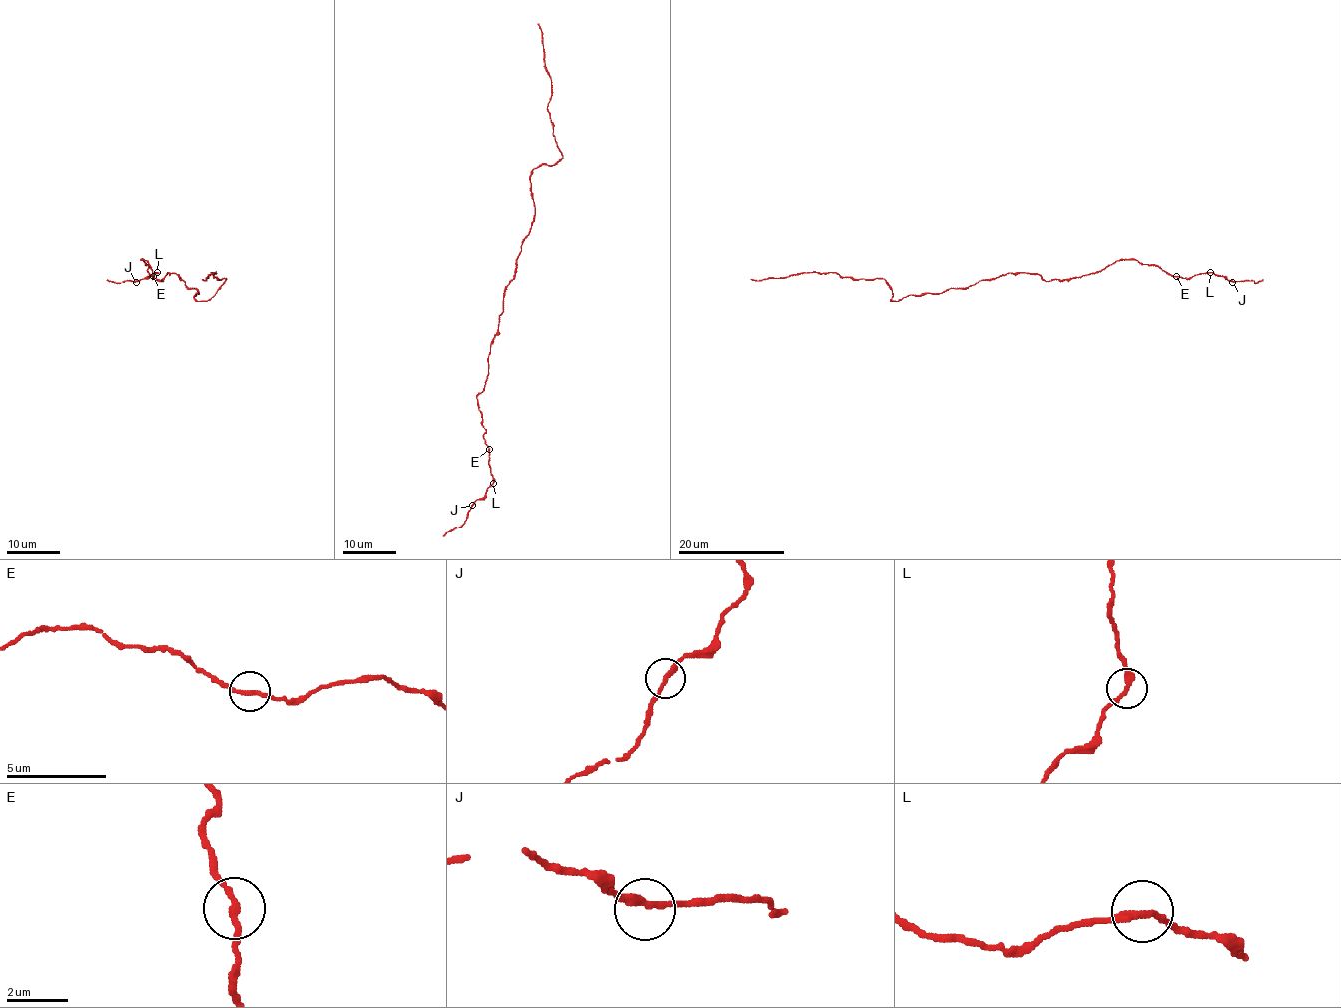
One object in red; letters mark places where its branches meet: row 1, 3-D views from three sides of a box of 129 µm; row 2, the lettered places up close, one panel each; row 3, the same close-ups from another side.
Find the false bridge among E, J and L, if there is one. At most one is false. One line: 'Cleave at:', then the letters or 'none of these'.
Cleave at: none of these

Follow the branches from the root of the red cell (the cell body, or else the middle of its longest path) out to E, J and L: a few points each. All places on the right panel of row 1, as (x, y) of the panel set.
E: (1005, 274), (1037, 273), (1046, 281), (1070, 280), (1101, 272), (1119, 260), (1136, 260), (1176, 276)
J: (1005, 274), (1070, 280), (1119, 260), (1136, 260), (1175, 277), (1214, 273), (1232, 282)
L: (1005, 274), (1037, 273), (1046, 281), (1070, 280), (1101, 272), (1119, 260), (1156, 265), (1183, 278), (1210, 272)

